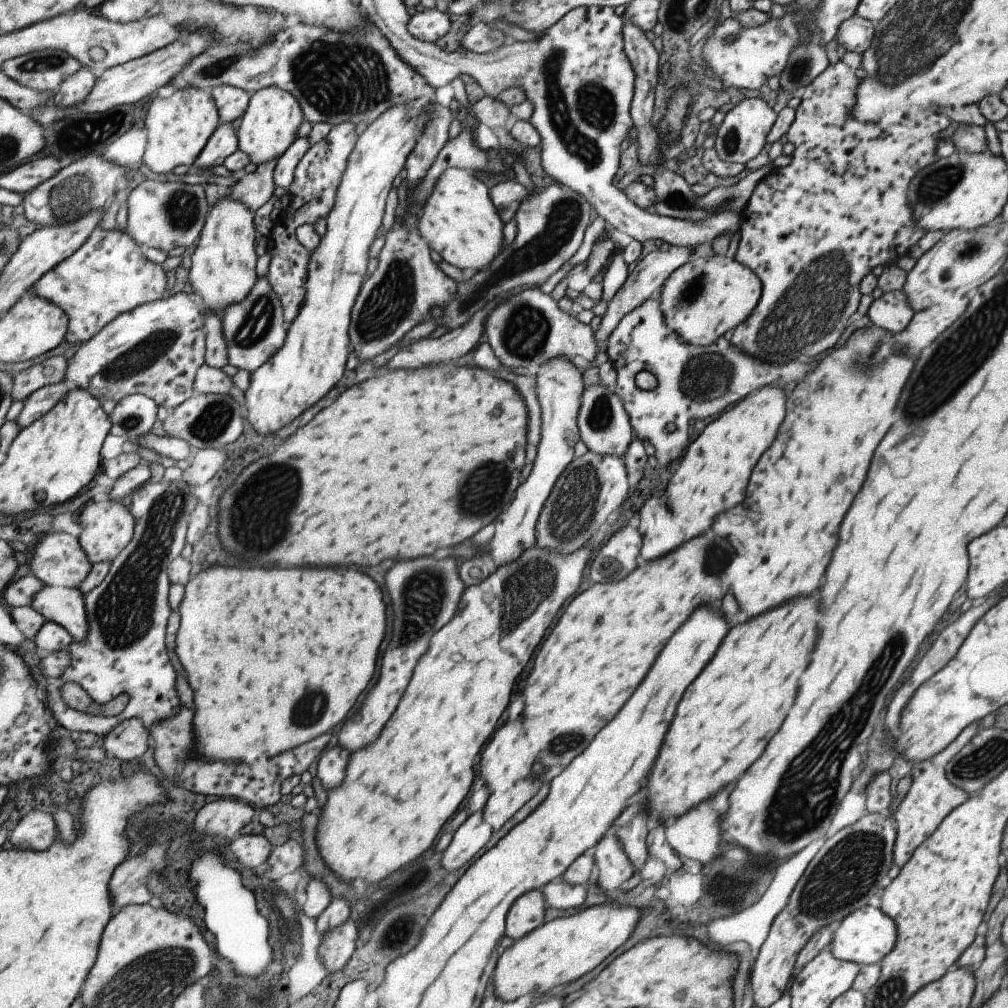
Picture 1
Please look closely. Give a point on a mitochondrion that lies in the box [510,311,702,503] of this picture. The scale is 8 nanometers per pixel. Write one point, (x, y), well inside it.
(600, 419)

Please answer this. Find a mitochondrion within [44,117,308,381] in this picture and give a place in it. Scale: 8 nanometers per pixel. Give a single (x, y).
(75, 193)

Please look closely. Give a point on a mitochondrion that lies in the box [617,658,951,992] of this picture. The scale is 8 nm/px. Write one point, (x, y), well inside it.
(852, 869)

